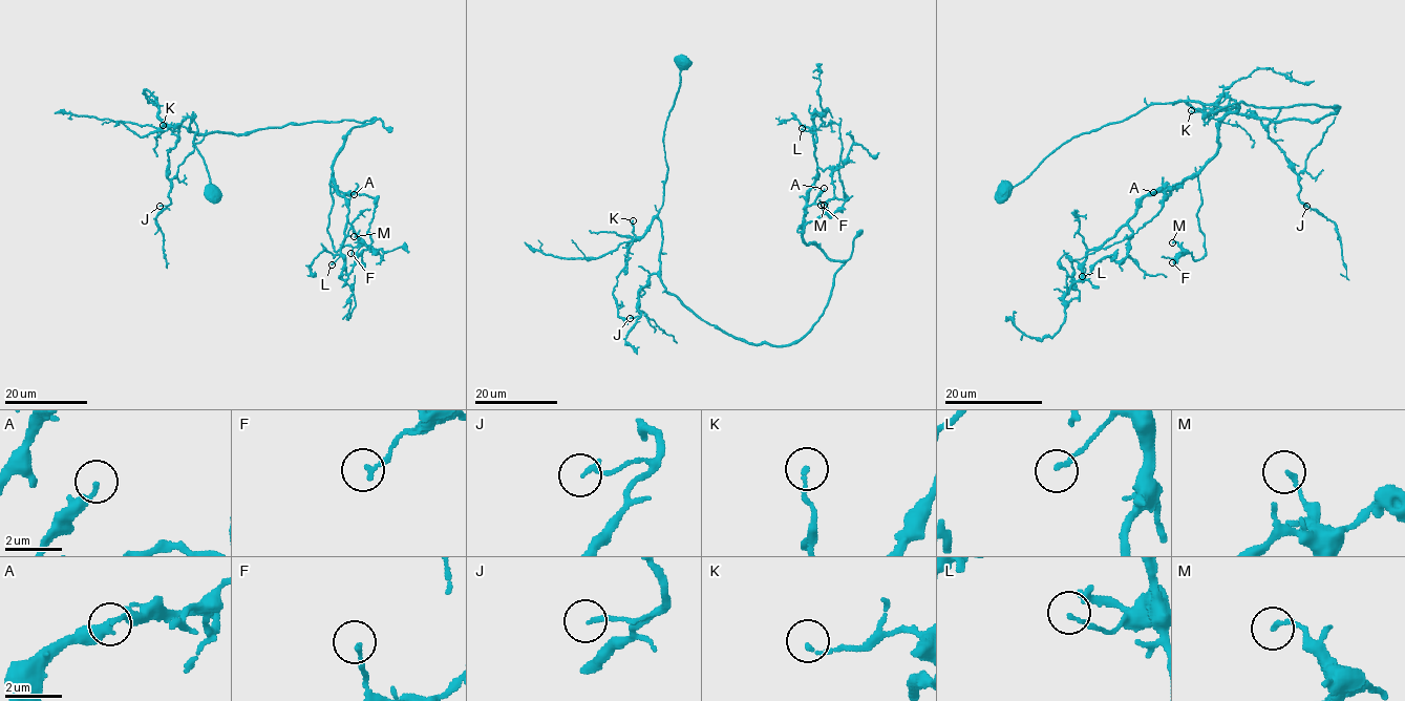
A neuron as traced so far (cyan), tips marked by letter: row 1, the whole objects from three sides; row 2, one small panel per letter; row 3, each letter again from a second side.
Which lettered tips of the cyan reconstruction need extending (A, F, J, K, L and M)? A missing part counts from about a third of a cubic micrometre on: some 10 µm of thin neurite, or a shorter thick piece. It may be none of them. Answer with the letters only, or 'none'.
none

